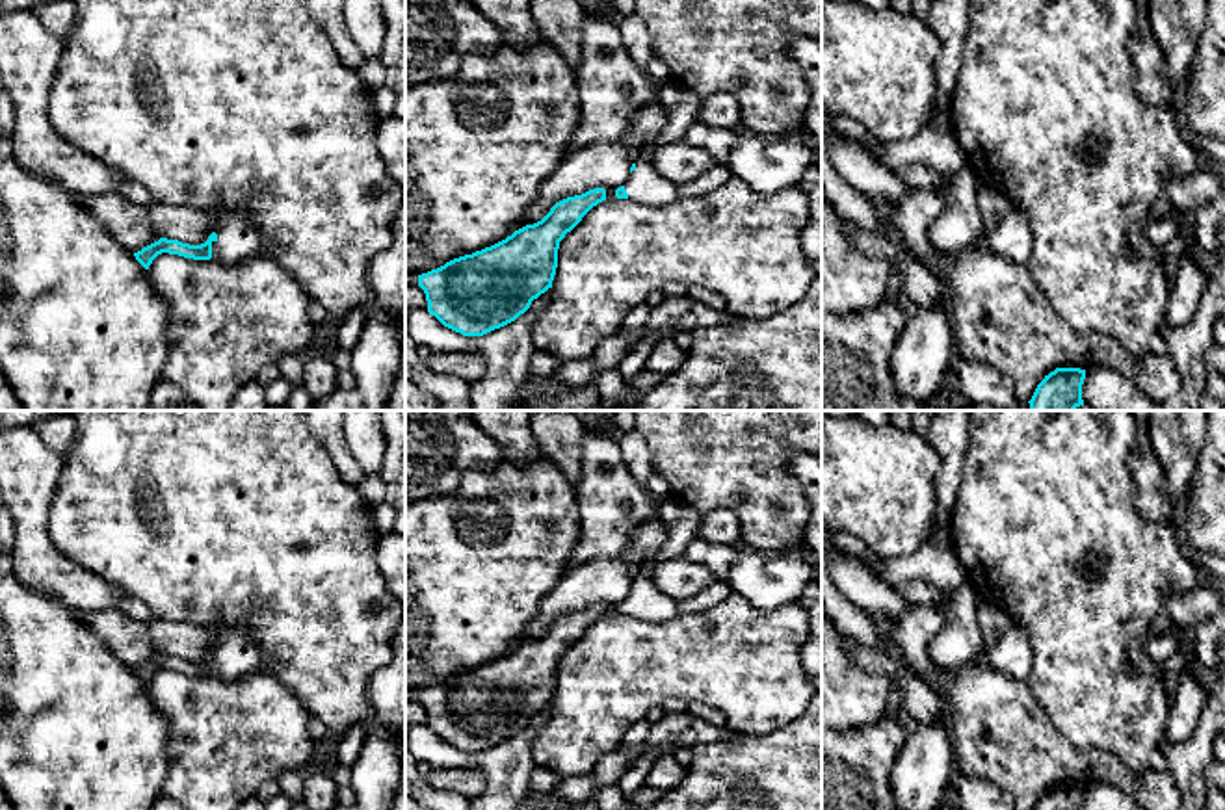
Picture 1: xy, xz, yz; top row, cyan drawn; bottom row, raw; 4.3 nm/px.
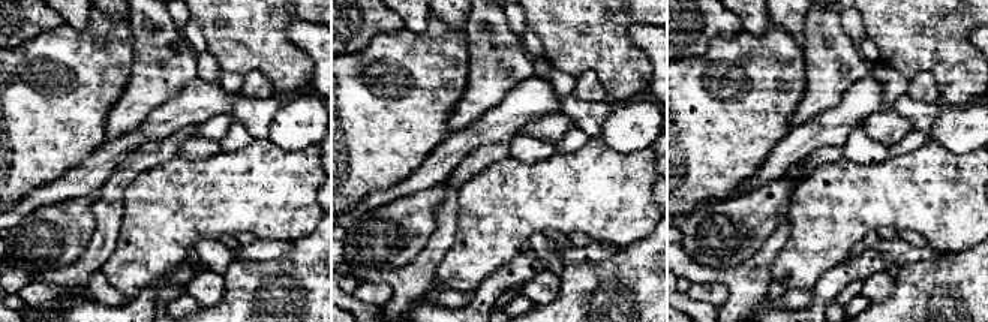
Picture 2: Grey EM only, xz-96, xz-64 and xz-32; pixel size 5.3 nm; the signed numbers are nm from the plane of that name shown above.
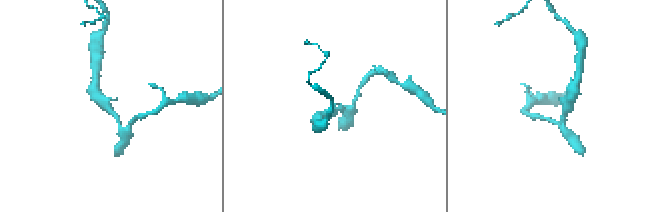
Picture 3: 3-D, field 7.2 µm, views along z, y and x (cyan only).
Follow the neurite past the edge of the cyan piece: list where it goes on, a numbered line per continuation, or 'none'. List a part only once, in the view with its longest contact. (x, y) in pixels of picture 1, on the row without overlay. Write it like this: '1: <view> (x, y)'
1: xy (238, 654)

